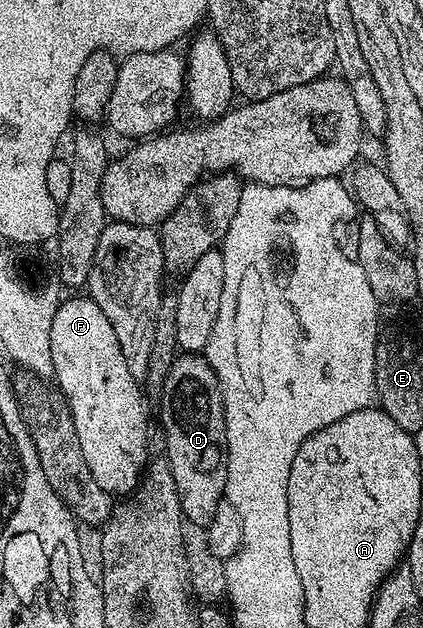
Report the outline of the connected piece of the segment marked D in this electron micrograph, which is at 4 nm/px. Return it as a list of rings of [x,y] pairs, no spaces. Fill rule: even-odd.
[[[181,355],[173,362],[171,371],[159,394],[161,400],[161,429],[165,432],[164,456],[171,463],[171,475],[175,479],[175,491],[179,495],[181,516],[193,527],[207,527],[215,519],[215,507],[226,500],[227,450],[225,447],[225,404],[221,401],[221,389],[217,386],[215,371],[201,355]]]

